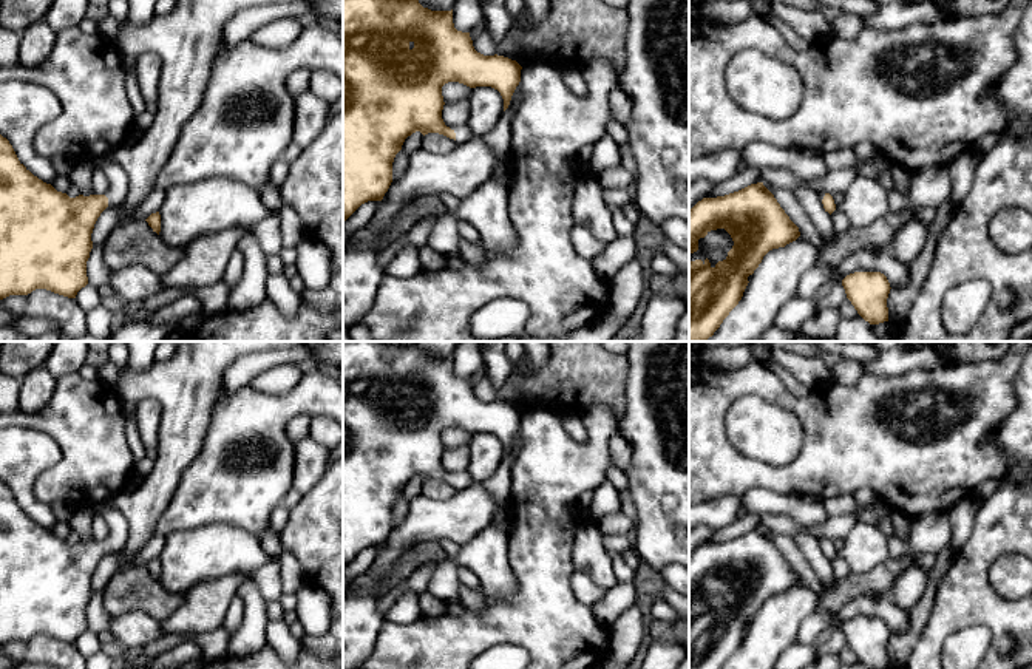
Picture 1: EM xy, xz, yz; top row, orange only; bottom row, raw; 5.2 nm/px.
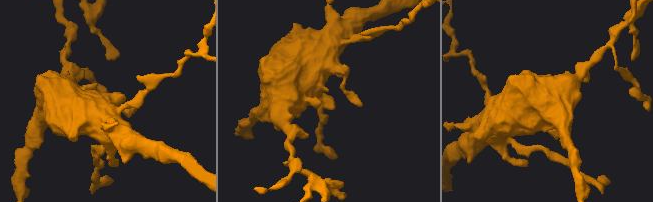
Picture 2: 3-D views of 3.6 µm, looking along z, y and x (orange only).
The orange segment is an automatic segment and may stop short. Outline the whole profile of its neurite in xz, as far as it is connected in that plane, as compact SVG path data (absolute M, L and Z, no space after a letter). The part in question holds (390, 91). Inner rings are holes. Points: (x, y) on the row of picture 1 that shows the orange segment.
M343 0L343 222L362 204L383 199L394 158L412 133L439 133L459 144L473 139L468 124L445 125L445 83L491 87L501 93L505 111L521 70L508 57L477 53L470 32L454 28L453 9L431 11L419 0Z

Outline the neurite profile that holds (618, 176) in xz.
M621 164L612 168L606 168L598 175L598 181L603 188L624 188L633 190L635 171L624 168Z

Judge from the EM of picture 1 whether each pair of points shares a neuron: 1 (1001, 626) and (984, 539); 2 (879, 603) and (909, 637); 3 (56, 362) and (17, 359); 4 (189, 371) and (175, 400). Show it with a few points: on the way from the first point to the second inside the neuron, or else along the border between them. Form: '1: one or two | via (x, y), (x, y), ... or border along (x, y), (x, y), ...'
1: one | via (986, 604), (978, 597), (978, 561)
2: two | border along (907, 611), (907, 628), (892, 634)
3: one | via (47, 362), (27, 359)
4: one | via (189, 379), (183, 393)

